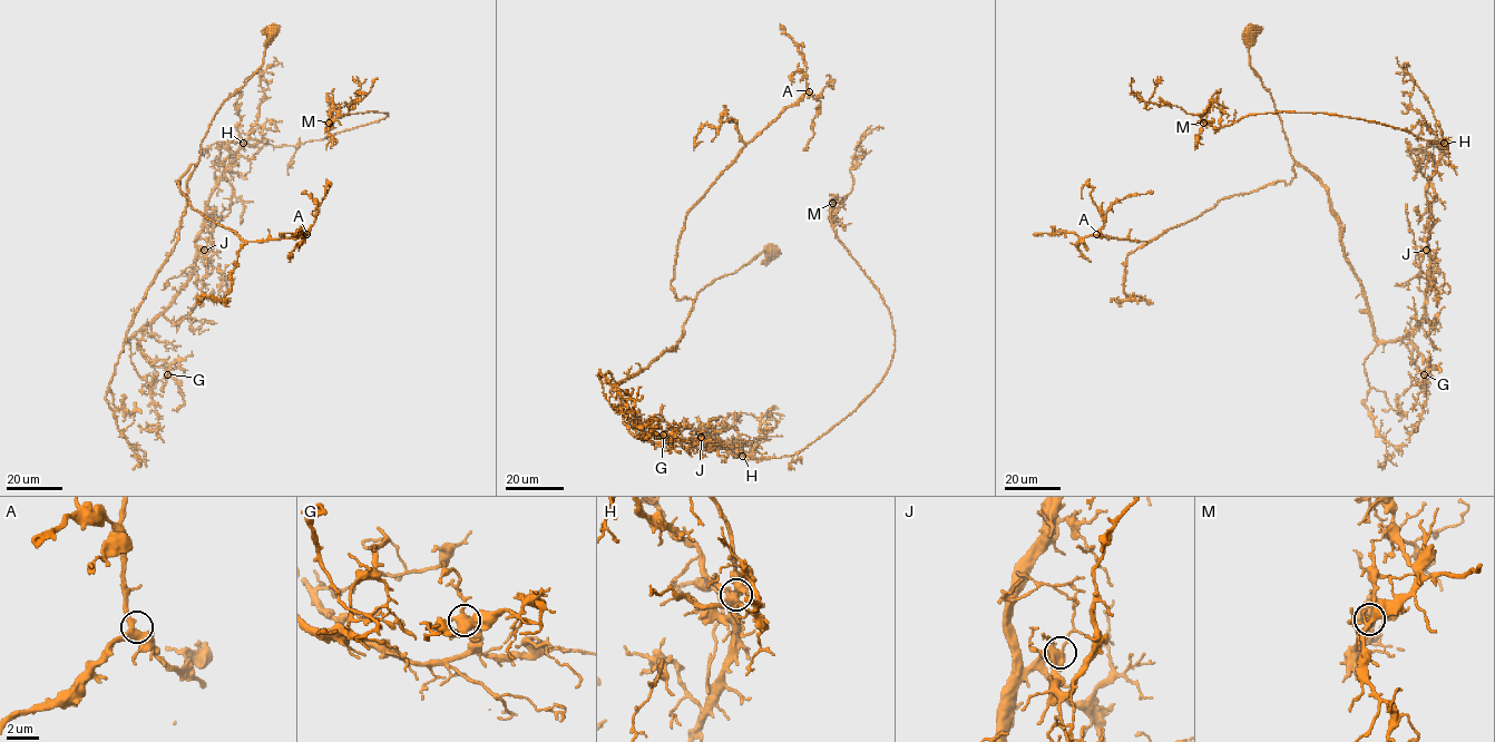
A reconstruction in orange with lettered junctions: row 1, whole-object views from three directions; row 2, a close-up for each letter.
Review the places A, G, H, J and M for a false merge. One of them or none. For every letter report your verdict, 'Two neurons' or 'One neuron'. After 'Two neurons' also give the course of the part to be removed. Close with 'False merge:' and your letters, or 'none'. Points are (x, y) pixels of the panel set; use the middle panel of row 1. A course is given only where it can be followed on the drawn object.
A: One neuron
G: One neuron
H: Two neurons. Course of the part to remove: (742, 456), (800, 451), (849, 416), (889, 365), (889, 308), (830, 221), (851, 192), (855, 149), (883, 128)
J: One neuron
M: One neuron
False merge: H

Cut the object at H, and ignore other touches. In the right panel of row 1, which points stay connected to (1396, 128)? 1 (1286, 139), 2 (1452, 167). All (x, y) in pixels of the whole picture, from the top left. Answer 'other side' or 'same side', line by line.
1: other side
2: same side

